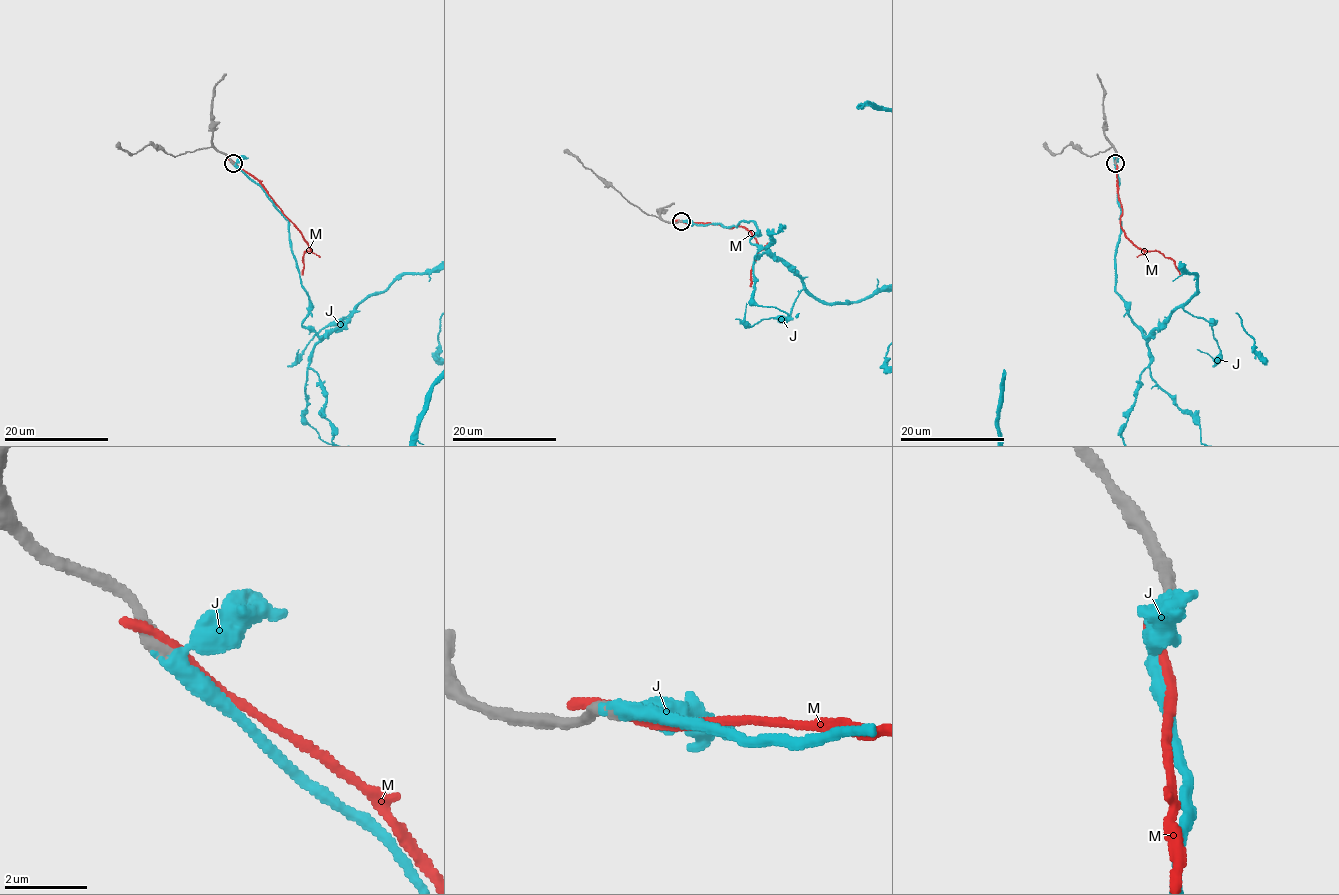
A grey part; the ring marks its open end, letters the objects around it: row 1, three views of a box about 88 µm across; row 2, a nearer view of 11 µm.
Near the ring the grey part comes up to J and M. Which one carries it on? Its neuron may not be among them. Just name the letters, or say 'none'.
J

